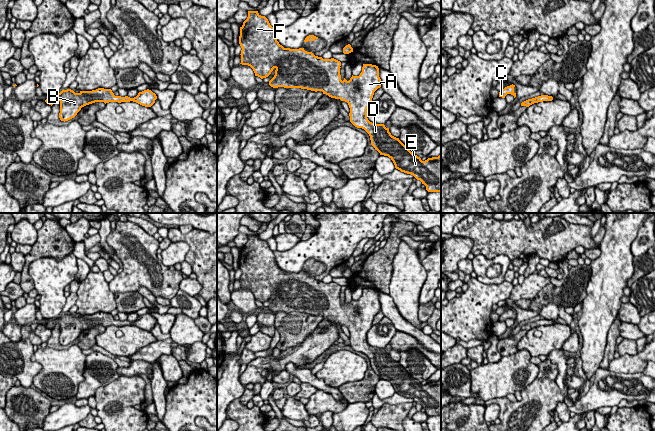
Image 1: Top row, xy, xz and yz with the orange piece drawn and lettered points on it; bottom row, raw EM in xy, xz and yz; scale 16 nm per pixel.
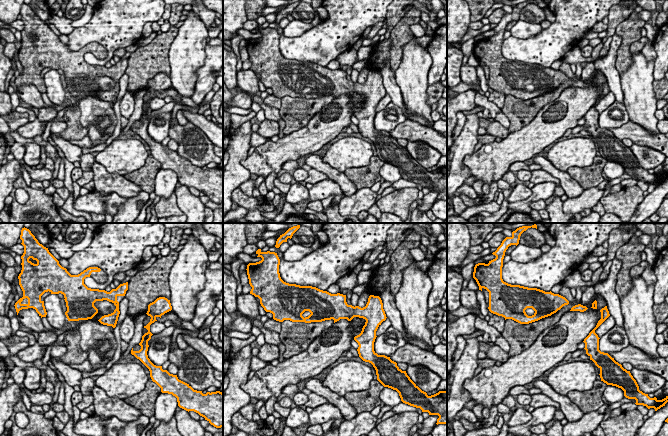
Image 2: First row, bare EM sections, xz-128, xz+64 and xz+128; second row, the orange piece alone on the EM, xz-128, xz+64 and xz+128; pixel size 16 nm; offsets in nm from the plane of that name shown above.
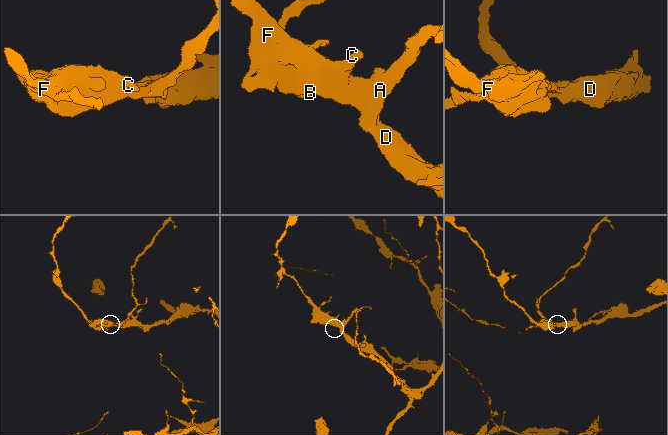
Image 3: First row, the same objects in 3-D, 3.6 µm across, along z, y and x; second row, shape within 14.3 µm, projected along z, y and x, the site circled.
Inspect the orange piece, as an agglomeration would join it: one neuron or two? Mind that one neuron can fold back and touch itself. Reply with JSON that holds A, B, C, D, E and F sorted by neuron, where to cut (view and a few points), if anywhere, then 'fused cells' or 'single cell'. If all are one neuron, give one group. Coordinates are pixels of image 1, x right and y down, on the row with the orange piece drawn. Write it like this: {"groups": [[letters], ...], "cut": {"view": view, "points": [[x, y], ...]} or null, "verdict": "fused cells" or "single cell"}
{"groups": [["A", "B", "C", "D", "E", "F"]], "cut": null, "verdict": "single cell"}

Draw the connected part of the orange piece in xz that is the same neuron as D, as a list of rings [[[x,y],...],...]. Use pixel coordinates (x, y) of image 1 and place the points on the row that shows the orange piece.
[[[248,11],[248,17],[240,27],[239,44],[241,50],[241,63],[242,65],[250,66],[255,76],[261,79],[268,77],[275,68],[275,75],[269,81],[269,85],[273,88],[301,88],[311,91],[322,91],[323,94],[331,98],[340,99],[348,103],[350,108],[350,122],[357,128],[364,129],[370,136],[371,145],[377,150],[380,155],[388,156],[394,163],[395,168],[401,172],[413,175],[417,180],[426,186],[428,192],[441,192],[441,154],[438,157],[428,158],[422,161],[420,157],[414,155],[400,140],[391,135],[389,128],[384,124],[372,123],[367,118],[367,108],[372,103],[374,92],[381,87],[381,79],[379,77],[379,68],[372,64],[363,64],[362,72],[359,76],[353,76],[347,81],[345,78],[342,81],[340,75],[341,62],[331,58],[323,59],[322,57],[315,56],[312,52],[307,52],[304,48],[290,49],[284,48],[276,39],[274,28],[270,25],[265,16],[261,16],[258,11]]]

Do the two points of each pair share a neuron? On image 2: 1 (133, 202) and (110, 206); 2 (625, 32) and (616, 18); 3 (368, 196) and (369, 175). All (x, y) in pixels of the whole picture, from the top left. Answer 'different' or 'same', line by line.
1: different
2: different
3: different

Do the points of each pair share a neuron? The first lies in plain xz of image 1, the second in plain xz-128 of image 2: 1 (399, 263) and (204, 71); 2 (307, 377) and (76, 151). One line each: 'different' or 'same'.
1: different
2: same

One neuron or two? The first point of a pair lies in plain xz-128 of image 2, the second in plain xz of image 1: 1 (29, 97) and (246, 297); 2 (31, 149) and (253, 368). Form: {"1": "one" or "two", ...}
{"1": "one", "2": "one"}

